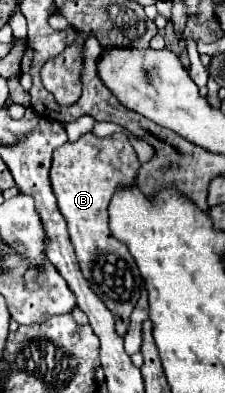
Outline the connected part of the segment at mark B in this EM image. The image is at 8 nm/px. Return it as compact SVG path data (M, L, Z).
M87 132L77 142L65 142L53 152L49 174L51 188L57 198L59 212L67 222L81 272L87 278L91 290L115 316L115 330L119 336L125 336L129 314L139 300L141 276L127 246L115 240L107 226L107 206L117 186L133 184L139 166L137 154L125 134L99 138L93 132Z

